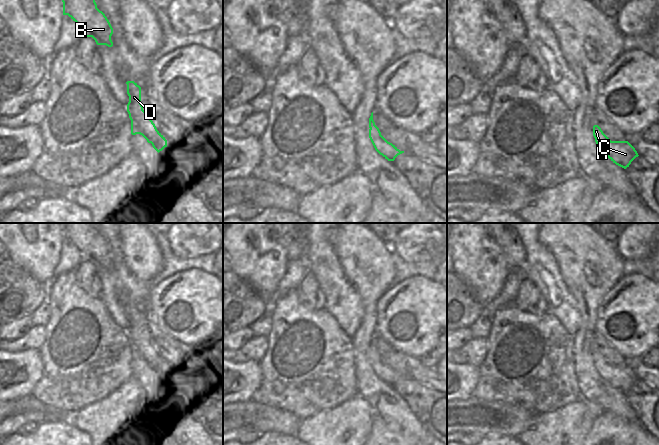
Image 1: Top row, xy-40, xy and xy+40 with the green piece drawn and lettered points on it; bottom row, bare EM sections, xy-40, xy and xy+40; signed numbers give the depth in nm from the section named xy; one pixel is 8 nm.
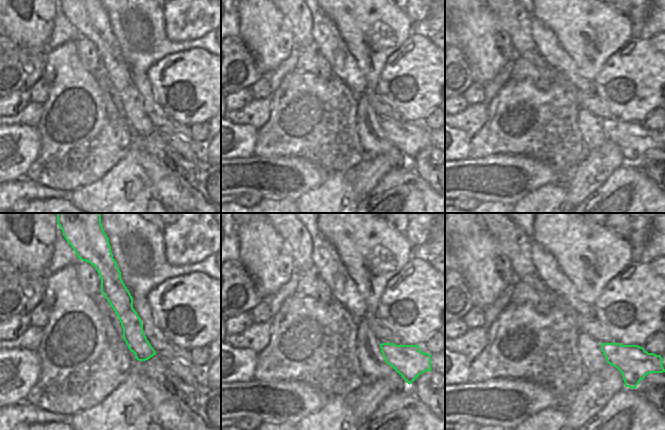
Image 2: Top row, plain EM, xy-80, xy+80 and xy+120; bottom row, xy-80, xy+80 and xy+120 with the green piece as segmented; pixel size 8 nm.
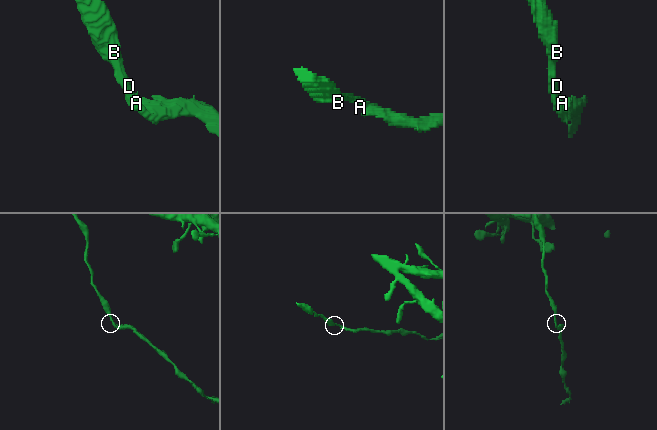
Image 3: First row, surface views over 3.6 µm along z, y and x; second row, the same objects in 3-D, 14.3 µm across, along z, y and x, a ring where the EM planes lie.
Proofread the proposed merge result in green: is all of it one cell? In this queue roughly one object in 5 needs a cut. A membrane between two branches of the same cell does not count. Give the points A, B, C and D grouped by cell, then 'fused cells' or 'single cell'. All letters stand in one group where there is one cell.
A B C D | single cell

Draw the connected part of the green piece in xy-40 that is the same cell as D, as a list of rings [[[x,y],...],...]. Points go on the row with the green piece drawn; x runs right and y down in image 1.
[[[127,81],[127,94],[129,102],[127,104],[127,112],[131,120],[131,134],[142,135],[148,143],[159,153],[167,147],[167,140],[157,130],[155,124],[151,120],[151,109],[143,110],[141,104],[141,87],[134,81]]]

